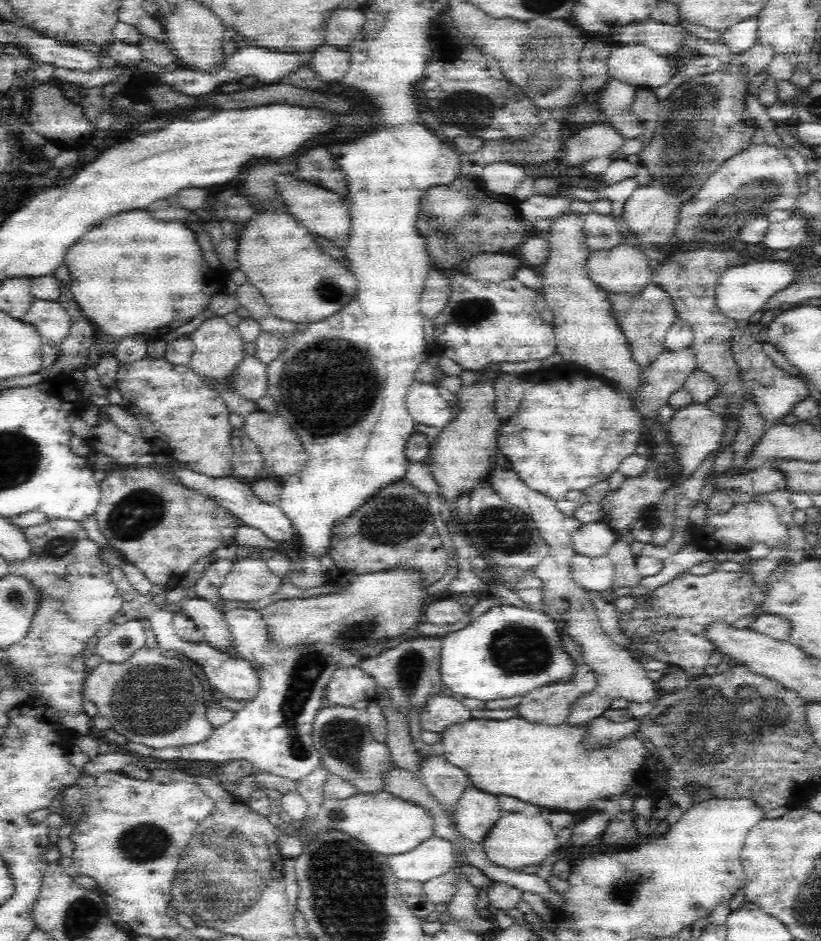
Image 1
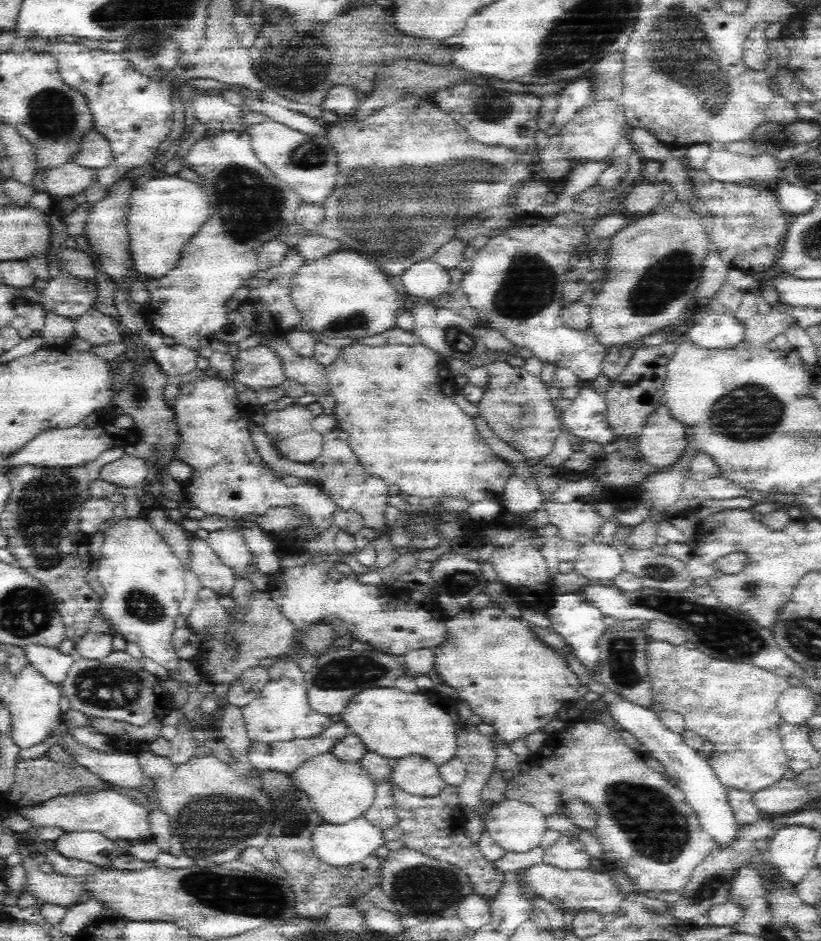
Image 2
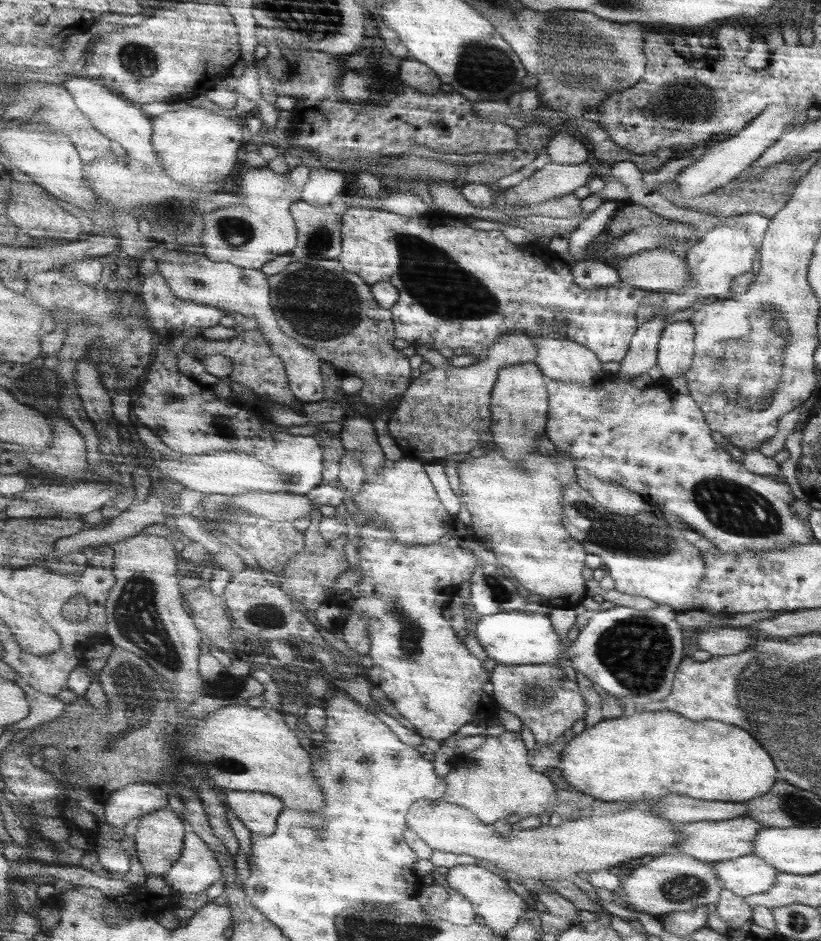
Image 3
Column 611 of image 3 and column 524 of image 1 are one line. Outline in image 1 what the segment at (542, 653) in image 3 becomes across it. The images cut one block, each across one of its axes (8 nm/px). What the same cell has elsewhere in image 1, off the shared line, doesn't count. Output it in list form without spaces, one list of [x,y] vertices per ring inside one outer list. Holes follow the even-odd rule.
[[[494,606],[468,628],[442,638],[442,682],[464,698],[482,702],[524,696],[546,682],[566,680],[574,662],[558,648],[558,624],[538,608]]]

